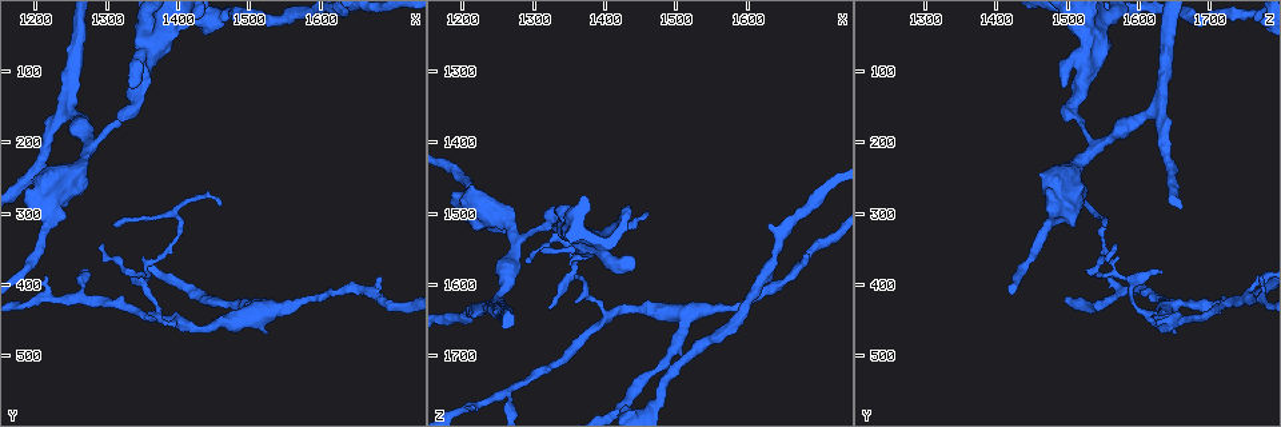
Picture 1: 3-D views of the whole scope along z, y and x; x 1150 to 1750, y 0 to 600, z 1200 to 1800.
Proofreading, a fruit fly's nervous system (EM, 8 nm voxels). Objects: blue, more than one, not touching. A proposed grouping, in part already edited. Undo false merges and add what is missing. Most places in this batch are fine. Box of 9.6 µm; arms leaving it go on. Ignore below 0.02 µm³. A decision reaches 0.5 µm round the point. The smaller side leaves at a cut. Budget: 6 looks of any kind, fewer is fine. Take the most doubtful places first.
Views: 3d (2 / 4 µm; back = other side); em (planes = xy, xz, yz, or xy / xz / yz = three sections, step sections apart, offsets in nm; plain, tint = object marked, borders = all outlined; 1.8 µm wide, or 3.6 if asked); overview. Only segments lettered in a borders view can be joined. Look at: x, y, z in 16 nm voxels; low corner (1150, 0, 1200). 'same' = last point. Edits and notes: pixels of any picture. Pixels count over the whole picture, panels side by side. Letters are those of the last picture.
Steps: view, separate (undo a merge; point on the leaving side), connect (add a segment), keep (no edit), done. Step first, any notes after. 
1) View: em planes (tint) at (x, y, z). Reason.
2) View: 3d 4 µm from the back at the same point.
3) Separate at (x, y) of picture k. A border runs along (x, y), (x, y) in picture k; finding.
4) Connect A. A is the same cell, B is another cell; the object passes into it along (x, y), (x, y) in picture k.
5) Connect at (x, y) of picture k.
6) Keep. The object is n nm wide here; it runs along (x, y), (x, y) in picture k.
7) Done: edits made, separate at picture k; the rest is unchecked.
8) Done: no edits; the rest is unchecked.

View: em planes (borders) at (1355, 395, 1575). Thin neck.

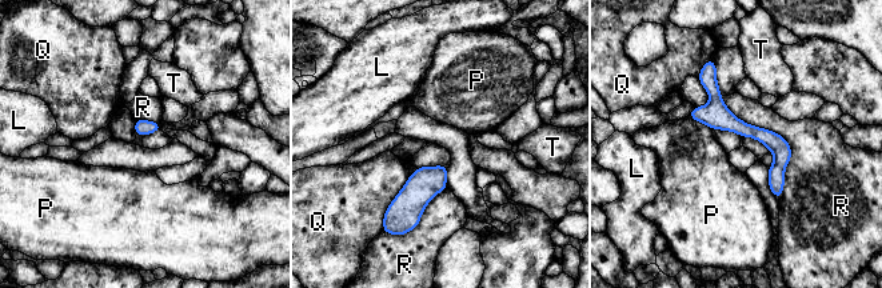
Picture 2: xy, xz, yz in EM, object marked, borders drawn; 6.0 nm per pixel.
Keep. The object is 50 nm wide here; L, P, Q, R and T are other cells; a border runs along (721, 96), (787, 143), (779, 199) in picture 2; one neuron here.

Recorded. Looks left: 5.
View: 3d 4 µm from the back at (1210, 245, 1455). Thick end.

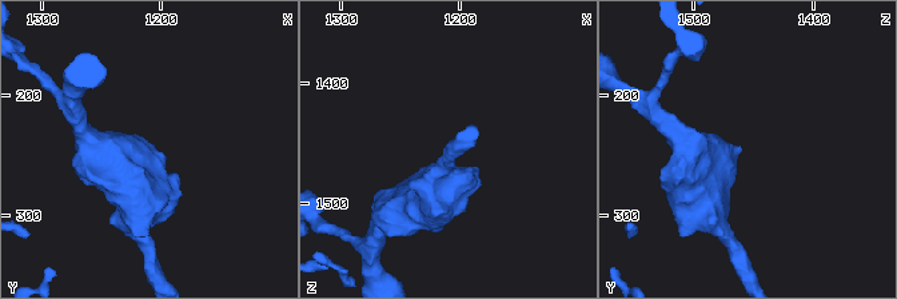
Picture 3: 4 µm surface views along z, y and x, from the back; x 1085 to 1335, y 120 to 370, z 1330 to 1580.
View: em 3.6 µm yz step 4 (borders) at (1214, 246, 1458). Now the EM.

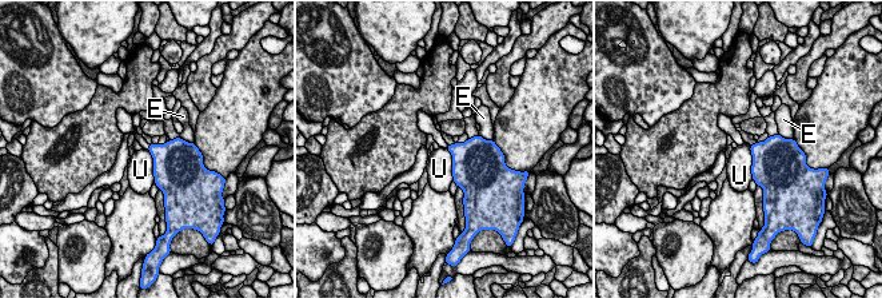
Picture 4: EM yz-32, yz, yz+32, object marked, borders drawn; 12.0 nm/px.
Keep. The longest contact is with U, 420 nm; E and U are other cells; a border runs along (147, 150), (152, 158), (155, 182) in picture 4; none of them fits.

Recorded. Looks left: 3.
View: 3d 4 µm at (1335, 95, 1495). Branch stops here.

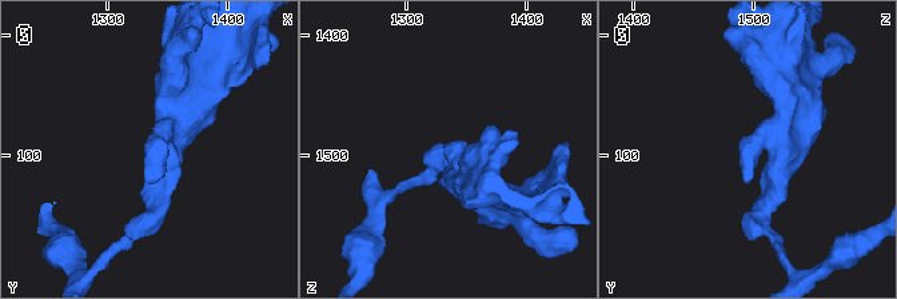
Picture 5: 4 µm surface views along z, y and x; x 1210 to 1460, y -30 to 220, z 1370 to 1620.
View: em xy step 16 (tint) at (1334, 96, 1494). Shape alone is not enough.

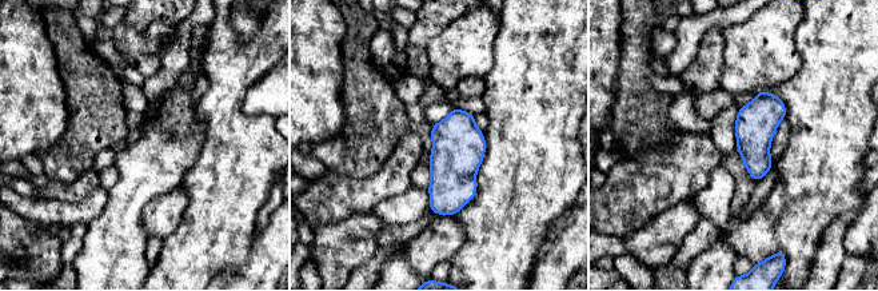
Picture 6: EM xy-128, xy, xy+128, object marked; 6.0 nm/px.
View: em planes (borders) at the same point. Cut it another way.

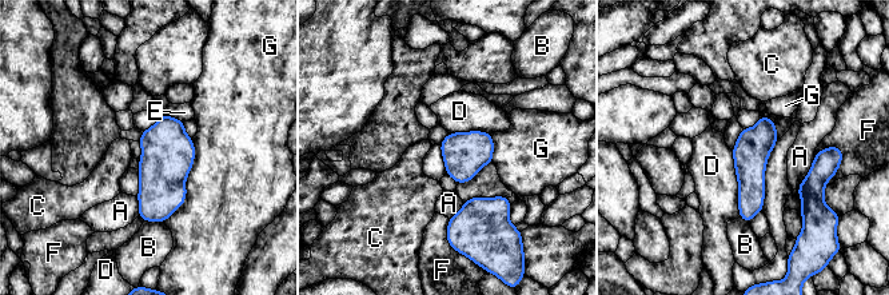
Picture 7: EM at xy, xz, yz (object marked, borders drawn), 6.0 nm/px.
Keep. The longest contact is with G, 550 nm; A, B, C, D, E, F and G are other cells; a border runs along (732, 151), (740, 216) in picture 7; none of them fits.

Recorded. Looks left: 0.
Done: no edits; the rest is unchecked.

